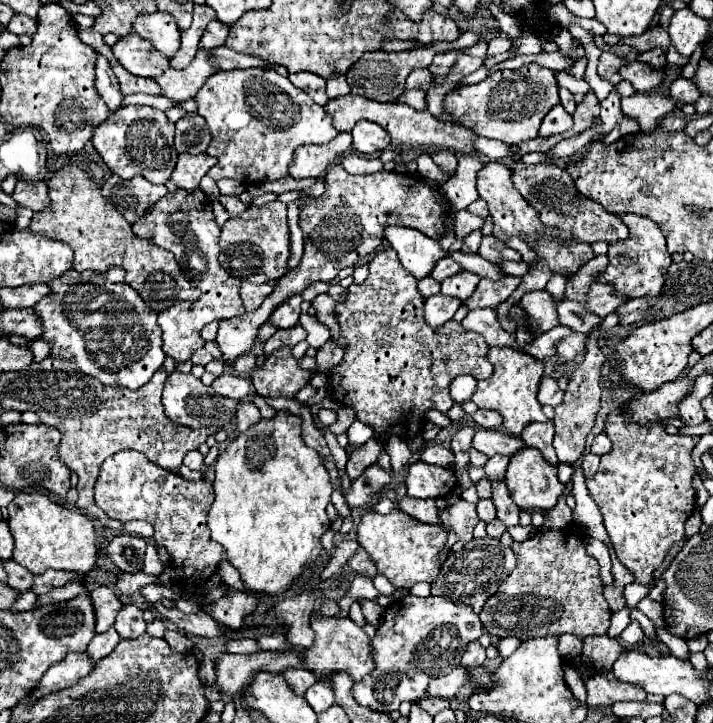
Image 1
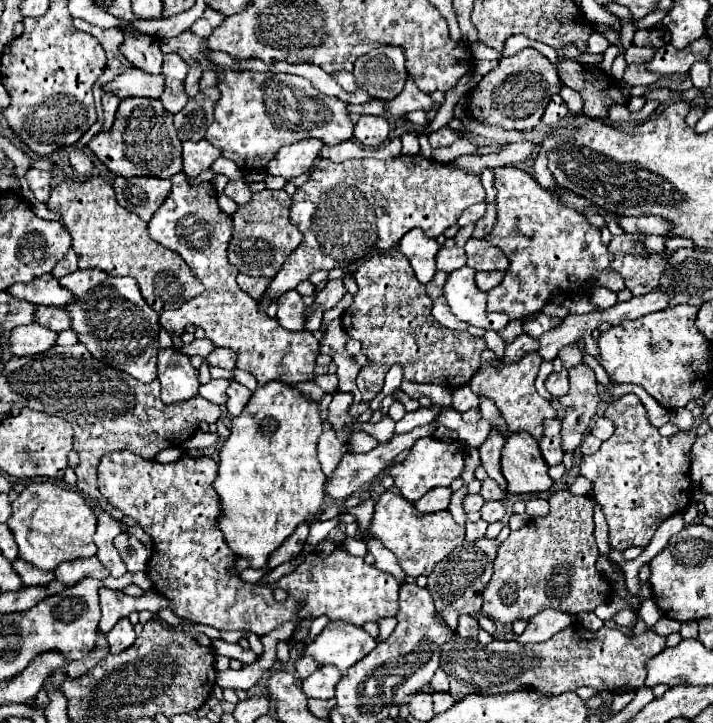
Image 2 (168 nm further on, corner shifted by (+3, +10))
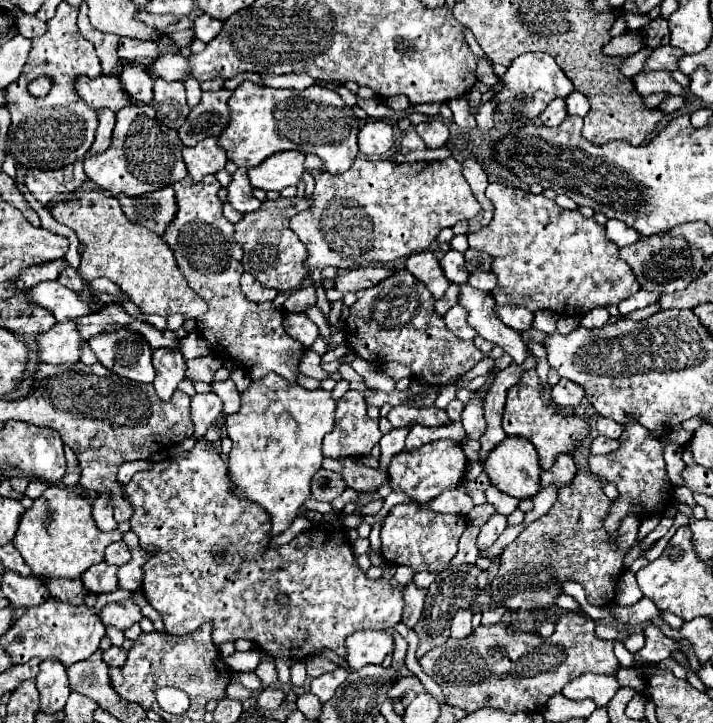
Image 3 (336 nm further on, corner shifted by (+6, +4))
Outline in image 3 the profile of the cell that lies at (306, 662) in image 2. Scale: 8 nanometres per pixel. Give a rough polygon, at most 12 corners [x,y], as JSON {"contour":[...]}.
{"contour":[[307,658],[307,674],[317,678],[337,668],[335,662],[319,658]]}

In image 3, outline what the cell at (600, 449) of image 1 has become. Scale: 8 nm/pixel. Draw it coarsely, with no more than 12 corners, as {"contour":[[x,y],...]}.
{"contour":[[597,420],[597,432],[607,438],[617,440],[623,432],[623,426],[609,420]]}

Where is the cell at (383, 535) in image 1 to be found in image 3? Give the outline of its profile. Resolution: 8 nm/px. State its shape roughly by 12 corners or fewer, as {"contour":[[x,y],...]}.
{"contour":[[397,504],[381,524],[381,554],[441,572],[465,516]]}

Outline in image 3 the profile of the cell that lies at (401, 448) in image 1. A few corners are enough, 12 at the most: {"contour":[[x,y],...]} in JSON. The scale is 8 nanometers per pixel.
{"contour":[[347,390],[323,456],[367,456],[381,440],[363,394]]}

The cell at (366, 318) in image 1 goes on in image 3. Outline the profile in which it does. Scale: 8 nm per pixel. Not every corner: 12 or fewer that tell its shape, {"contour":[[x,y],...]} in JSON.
{"contour":[[409,270],[357,292],[343,322],[361,358],[425,388],[483,354],[453,336]]}

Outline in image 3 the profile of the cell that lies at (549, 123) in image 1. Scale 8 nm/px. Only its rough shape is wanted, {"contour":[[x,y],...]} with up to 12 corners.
{"contour":[[553,100],[539,116],[545,126],[559,126],[567,118],[565,102]]}

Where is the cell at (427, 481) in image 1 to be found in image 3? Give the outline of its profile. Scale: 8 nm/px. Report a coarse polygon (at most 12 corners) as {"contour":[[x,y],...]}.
{"contour":[[461,444],[393,456],[393,492],[427,504],[465,476]]}

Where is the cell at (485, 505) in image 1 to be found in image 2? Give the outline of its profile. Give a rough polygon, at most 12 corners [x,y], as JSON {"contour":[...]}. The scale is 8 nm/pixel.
{"contour":[[486,502],[482,506],[482,520],[498,522],[506,508],[502,502]]}

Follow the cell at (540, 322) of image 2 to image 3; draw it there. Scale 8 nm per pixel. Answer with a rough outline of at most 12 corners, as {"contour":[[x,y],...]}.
{"contour":[[497,306],[499,318],[513,330],[533,328],[525,308]]}

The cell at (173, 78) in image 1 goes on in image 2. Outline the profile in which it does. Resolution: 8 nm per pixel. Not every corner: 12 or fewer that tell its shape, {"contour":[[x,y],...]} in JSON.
{"contour":[[138,68],[102,86],[122,98],[160,98],[164,76]]}

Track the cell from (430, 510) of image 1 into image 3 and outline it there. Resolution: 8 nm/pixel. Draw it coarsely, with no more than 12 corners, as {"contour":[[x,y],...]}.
{"contour":[[447,490],[427,502],[431,512],[461,514],[473,508],[469,494]]}

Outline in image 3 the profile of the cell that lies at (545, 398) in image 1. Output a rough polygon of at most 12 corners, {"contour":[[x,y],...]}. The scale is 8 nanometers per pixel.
{"contour":[[561,378],[551,390],[553,402],[577,408],[585,396],[583,388]]}

